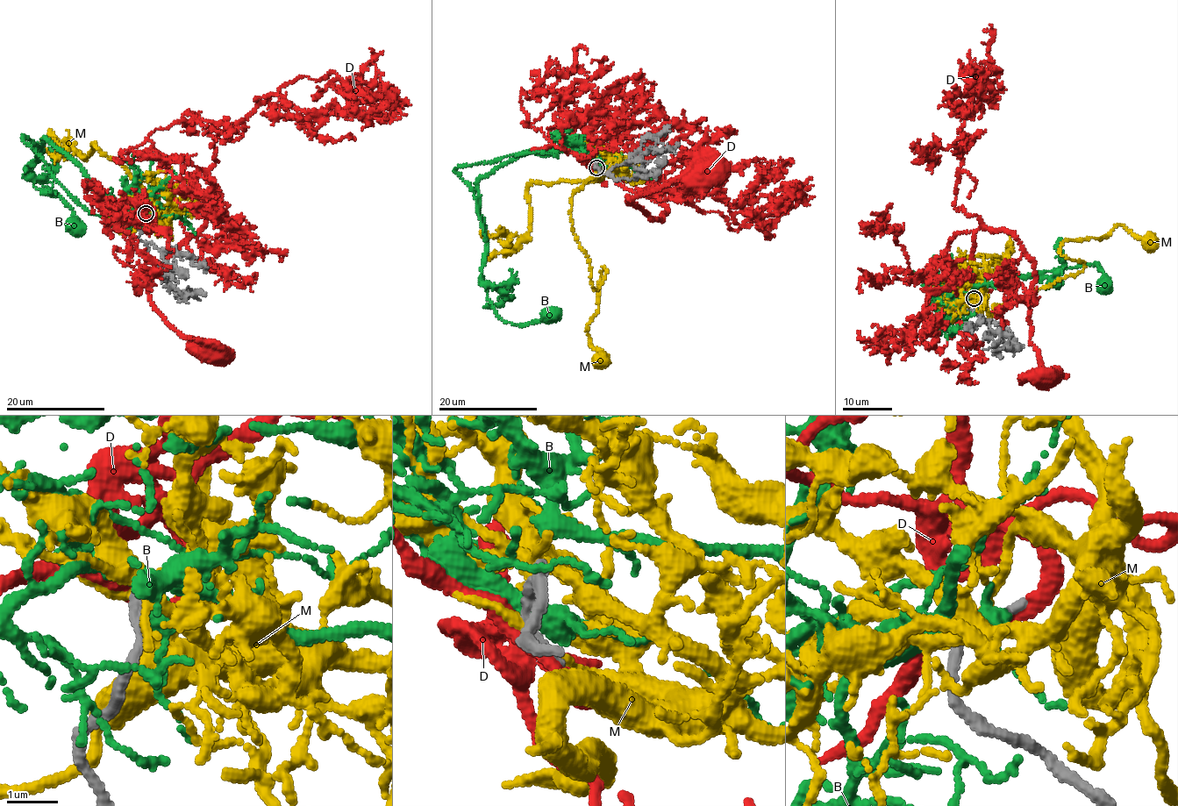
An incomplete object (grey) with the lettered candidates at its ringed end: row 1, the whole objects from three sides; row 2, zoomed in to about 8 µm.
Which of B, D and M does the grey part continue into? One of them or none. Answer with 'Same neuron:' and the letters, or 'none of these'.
Same neuron: D

